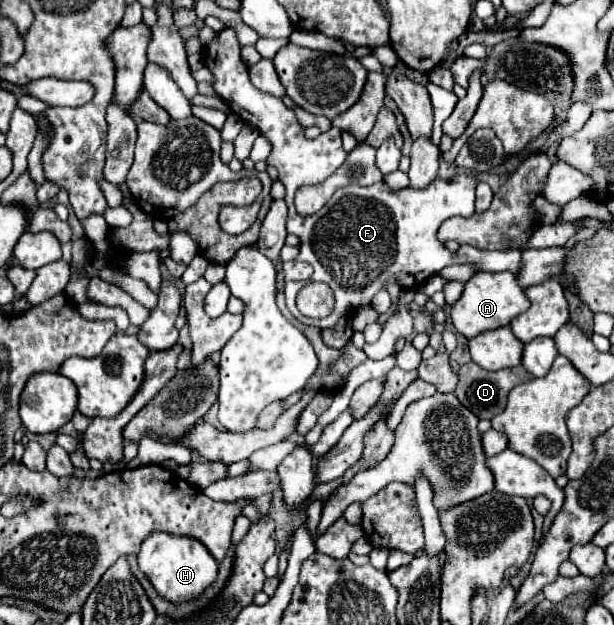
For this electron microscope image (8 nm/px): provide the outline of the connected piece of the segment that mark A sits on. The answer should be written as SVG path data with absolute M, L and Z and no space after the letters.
M479 271L465 283L463 295L451 309L451 319L455 329L467 339L471 339L471 337L477 337L479 333L509 325L517 315L525 313L527 309L529 309L529 299L525 297L523 287L517 283L517 277L513 273Z

